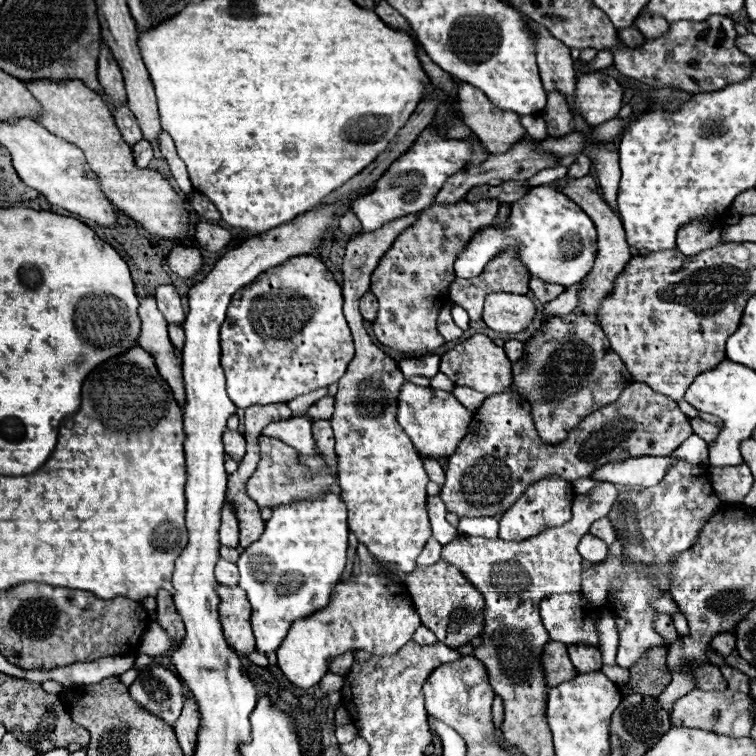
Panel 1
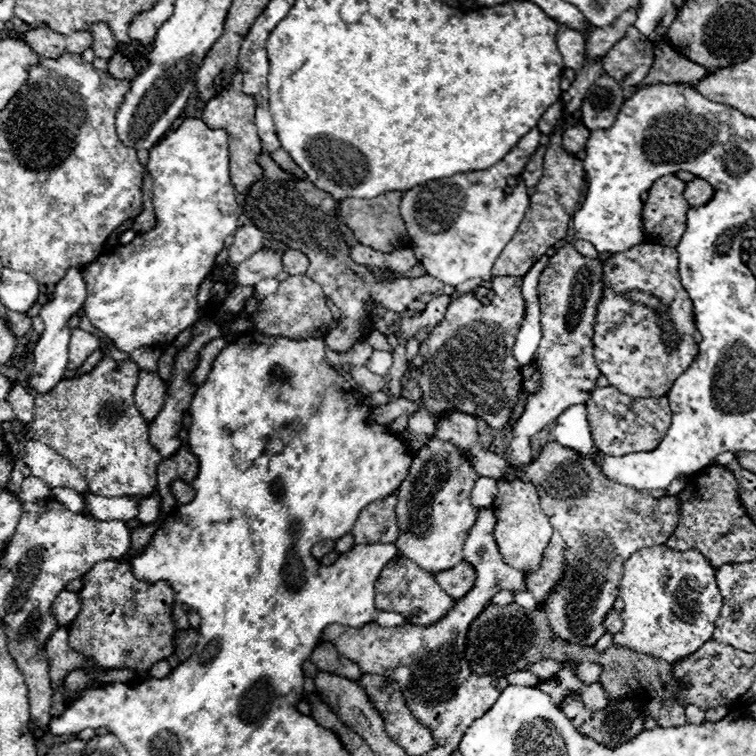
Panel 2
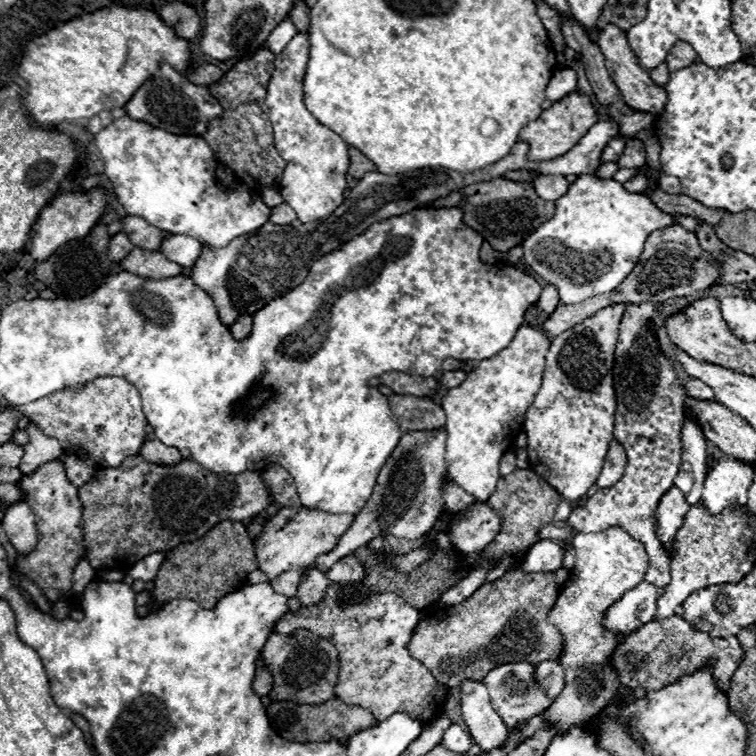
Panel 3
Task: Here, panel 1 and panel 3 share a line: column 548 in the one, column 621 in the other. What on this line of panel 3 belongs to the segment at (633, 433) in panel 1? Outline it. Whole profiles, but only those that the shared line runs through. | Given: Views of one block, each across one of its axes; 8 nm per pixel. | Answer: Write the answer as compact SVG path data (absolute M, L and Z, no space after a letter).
M612 440L610 448L608 448L606 462L604 462L604 470L602 470L596 486L598 488L610 488L610 486L614 486L622 478L624 468L626 468L624 448L622 448L622 444L618 440Z

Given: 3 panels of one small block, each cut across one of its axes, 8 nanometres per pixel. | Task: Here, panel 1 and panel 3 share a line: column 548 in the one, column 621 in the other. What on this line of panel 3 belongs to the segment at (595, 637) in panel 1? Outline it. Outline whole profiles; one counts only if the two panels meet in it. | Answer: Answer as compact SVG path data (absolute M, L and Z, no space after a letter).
M646 580L636 588L628 590L618 598L604 614L602 626L616 634L630 634L638 630L642 624L654 620L656 614L656 586L650 586Z

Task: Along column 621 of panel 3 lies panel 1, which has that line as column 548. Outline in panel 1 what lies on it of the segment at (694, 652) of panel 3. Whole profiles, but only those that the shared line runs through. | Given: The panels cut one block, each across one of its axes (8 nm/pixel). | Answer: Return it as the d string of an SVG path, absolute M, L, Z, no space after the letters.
M548 642L548 646L544 648L544 672L546 672L546 680L550 686L556 686L560 682L572 680L576 676L576 670L568 658L566 646L560 642Z

